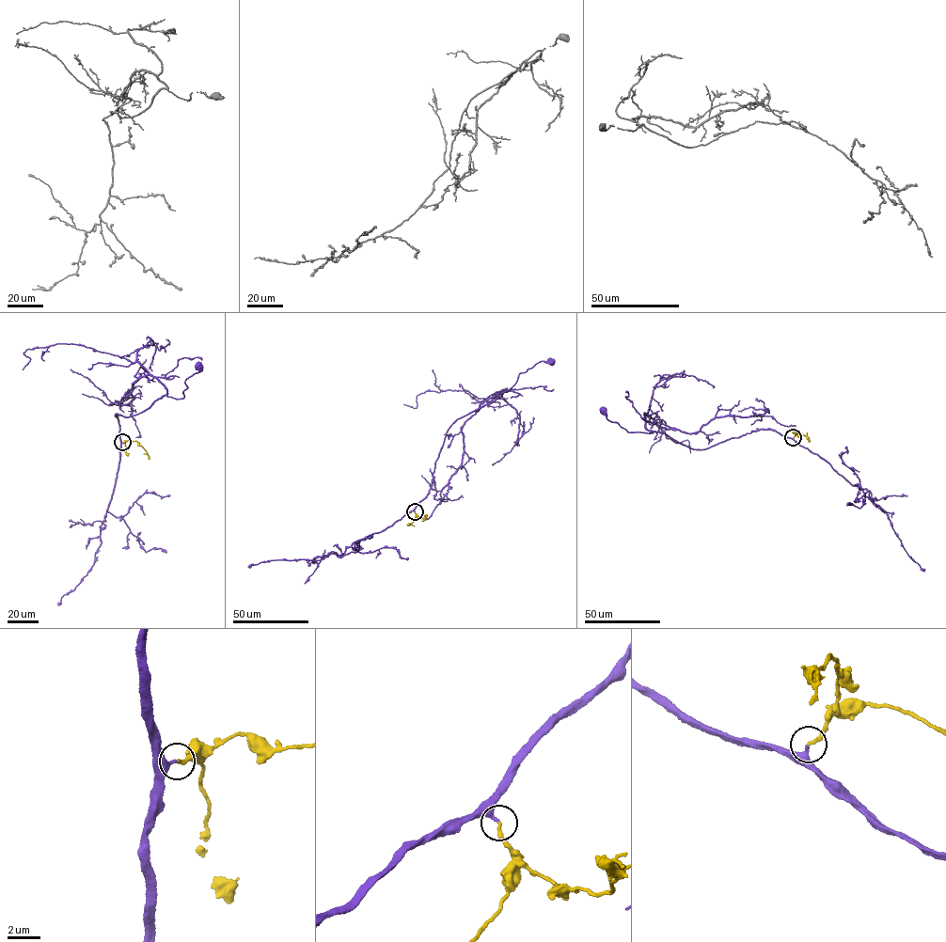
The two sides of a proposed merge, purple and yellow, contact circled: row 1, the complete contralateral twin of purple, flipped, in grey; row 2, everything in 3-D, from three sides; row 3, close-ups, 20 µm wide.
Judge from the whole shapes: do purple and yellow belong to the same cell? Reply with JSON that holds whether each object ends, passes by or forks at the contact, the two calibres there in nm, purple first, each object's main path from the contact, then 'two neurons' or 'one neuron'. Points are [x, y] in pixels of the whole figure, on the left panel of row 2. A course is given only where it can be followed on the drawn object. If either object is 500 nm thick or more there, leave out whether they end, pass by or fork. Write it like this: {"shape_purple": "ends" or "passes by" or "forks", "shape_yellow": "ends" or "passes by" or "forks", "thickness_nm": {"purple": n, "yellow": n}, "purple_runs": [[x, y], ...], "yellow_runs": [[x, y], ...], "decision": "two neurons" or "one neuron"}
{"shape_purple": "ends", "shape_yellow": "ends", "thickness_nm": {"purple": 320, "yellow": 220}, "purple_runs": [[122, 442], [116, 413], [134, 416], [166, 395], [183, 398], [186, 379], [198, 371], [198, 364]], "yellow_runs": [[122, 442], [136, 441], [149, 459]], "decision": "one neuron"}

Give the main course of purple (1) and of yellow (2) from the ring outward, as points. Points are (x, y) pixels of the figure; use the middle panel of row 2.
1: (415, 511), (431, 486), (435, 462), (451, 425), (493, 402), (513, 386), (519, 373), (543, 361), (552, 362)
2: (415, 511), (421, 518), (426, 516), (422, 521)

